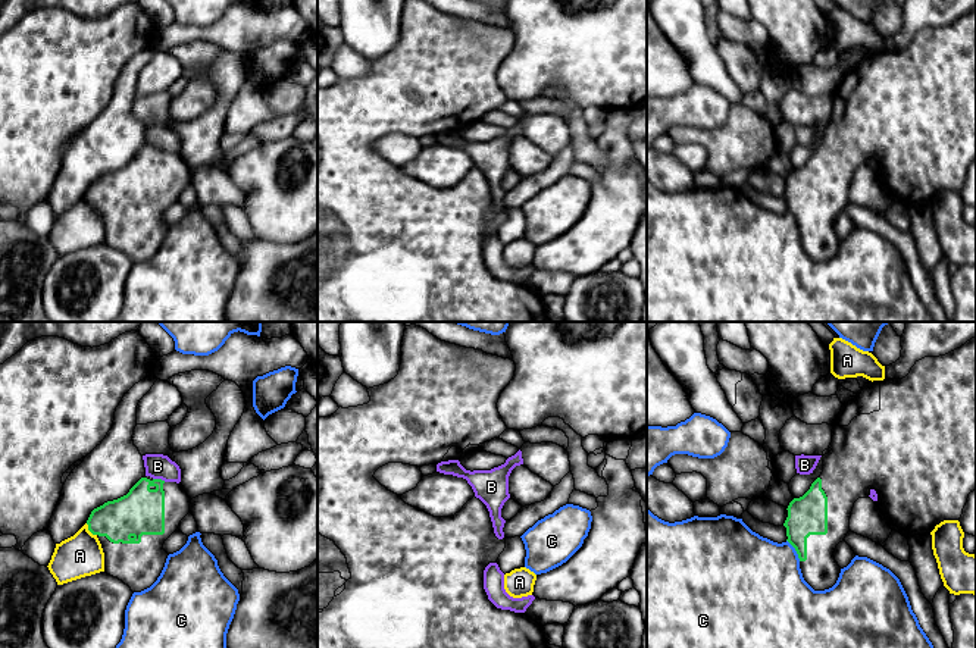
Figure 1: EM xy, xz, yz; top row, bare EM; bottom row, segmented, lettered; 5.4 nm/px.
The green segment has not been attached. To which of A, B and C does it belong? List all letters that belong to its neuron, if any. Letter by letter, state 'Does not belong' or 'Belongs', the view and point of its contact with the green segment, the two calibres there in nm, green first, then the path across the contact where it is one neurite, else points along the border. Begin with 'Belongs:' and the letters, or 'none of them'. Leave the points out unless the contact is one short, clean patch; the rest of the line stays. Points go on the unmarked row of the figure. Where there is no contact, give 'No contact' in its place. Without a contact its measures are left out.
Belongs: none of them
A: Does not belong. Touches green at xy (90, 202). Thickness 240 nm (green) against 240 nm. Boundary: xy (85, 194), (96, 206)
B: Does not belong. Touches green at xy (159, 150). Thickness 260 nm (green) against 140 nm. Boundary: xy (153, 149), (165, 152)
C: Does not belong. Touches green at yz (795, 221). Thickness 220 nm (green) against 440 nm. Boundary: yz (787, 210), (800, 231)

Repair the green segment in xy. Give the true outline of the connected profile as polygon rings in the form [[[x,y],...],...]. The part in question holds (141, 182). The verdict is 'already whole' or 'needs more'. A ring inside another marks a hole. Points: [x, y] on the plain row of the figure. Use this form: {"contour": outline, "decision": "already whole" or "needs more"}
{"contour": [[[144,147],[126,166],[94,179],[87,195],[101,215],[104,242],[122,251],[132,263],[150,259],[160,247],[169,226],[163,215],[190,184],[190,175],[191,169],[181,154]]], "decision": "needs more"}

